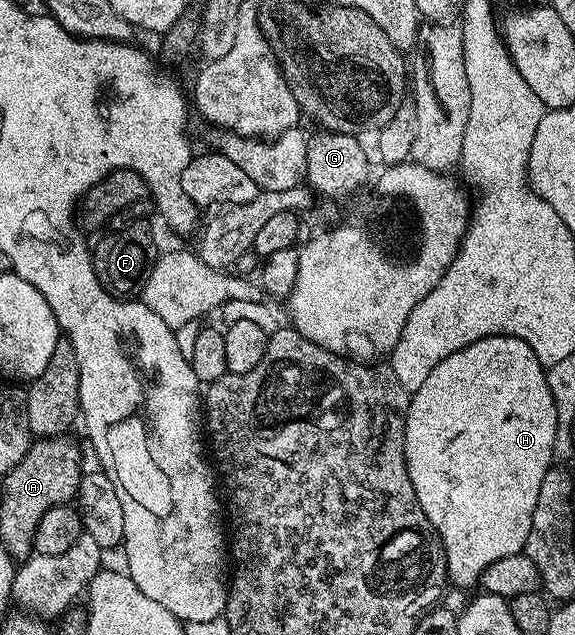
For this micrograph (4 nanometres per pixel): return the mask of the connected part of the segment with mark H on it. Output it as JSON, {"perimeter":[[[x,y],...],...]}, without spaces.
{"perimeter":[[[487,336],[485,339],[475,340],[474,343],[459,348],[459,352],[451,352],[447,360],[435,364],[435,369],[432,370],[431,376],[427,376],[426,382],[412,391],[409,411],[405,414],[405,463],[411,476],[411,484],[415,488],[415,496],[419,500],[419,508],[423,508],[427,520],[431,520],[433,529],[441,538],[449,569],[449,582],[452,585],[476,587],[480,583],[481,574],[491,564],[495,564],[495,560],[503,560],[503,556],[520,554],[524,551],[527,532],[531,532],[531,516],[539,500],[539,487],[543,485],[543,476],[547,476],[549,467],[555,462],[553,449],[556,427],[555,400],[547,384],[546,367],[541,366],[530,345],[523,339],[516,339],[515,336]]]}

